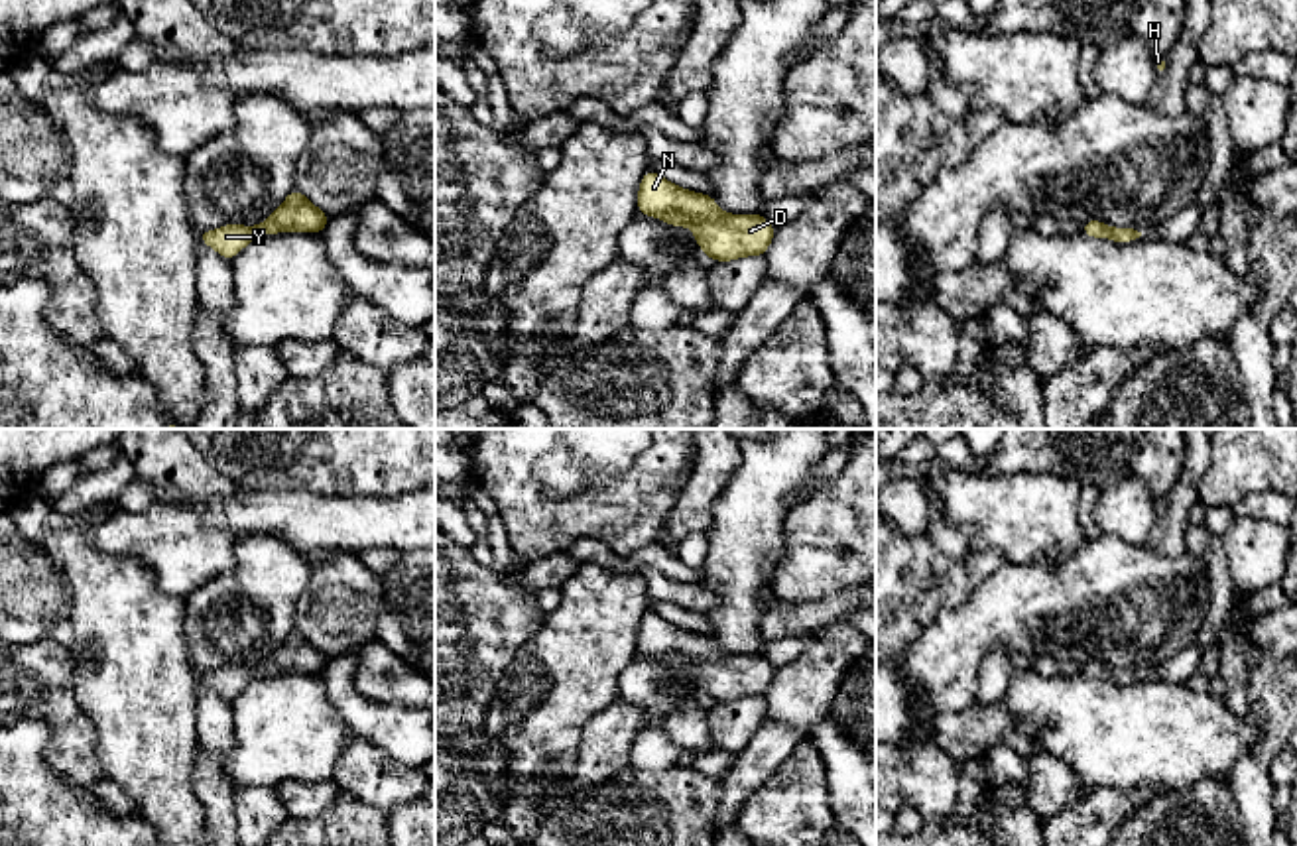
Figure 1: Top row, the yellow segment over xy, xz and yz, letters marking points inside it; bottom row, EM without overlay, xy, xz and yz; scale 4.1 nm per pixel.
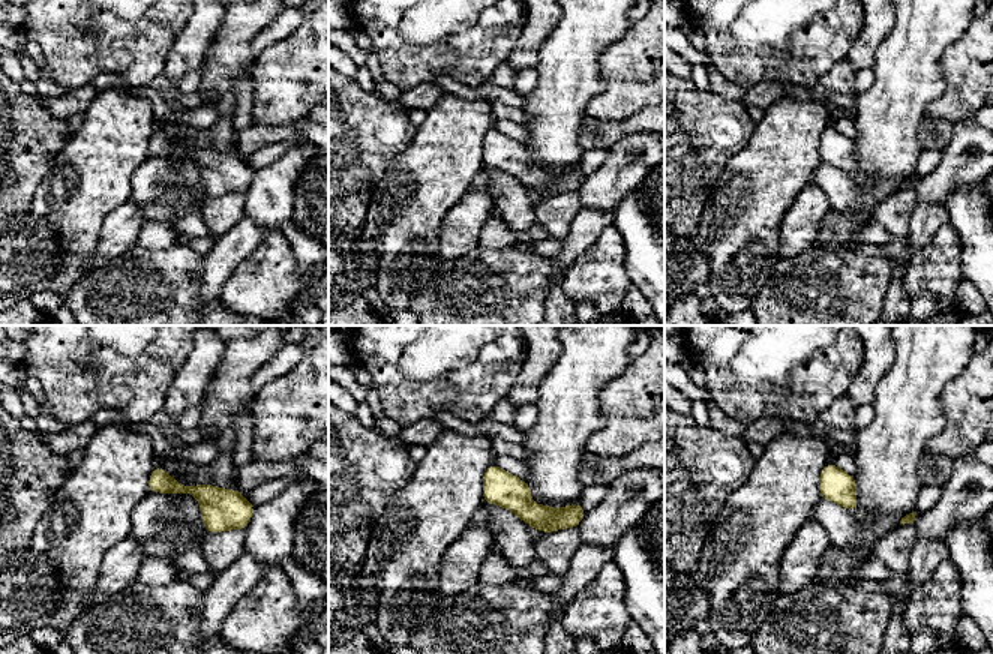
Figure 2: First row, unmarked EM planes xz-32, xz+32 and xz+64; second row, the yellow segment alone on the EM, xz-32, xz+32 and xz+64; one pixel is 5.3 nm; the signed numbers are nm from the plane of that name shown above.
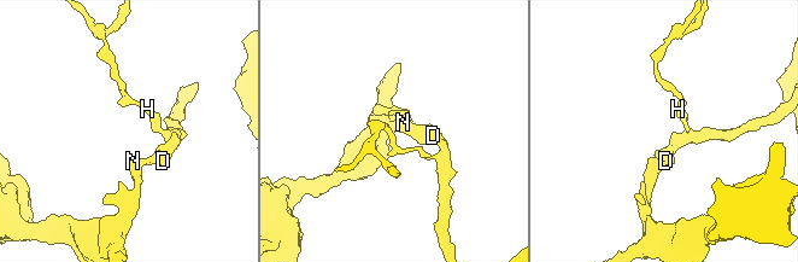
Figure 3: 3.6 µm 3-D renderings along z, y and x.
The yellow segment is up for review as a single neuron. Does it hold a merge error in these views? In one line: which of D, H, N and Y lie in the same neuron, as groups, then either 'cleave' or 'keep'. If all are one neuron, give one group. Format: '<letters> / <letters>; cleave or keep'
D H N Y; keep

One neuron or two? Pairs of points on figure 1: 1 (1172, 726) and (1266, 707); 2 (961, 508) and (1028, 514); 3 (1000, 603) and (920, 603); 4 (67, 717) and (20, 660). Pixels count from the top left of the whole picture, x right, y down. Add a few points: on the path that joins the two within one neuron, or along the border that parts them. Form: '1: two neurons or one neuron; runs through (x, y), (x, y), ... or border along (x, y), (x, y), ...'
1: two neurons; border along (1223, 699), (1258, 732), (1258, 742), (1242, 758)
2: one neuron; runs through (977, 508), (1012, 512)
3: two neurons; border along (996, 571), (961, 604), (943, 608), (924, 628)
4: one neuron; runs through (54, 703), (28, 673)

